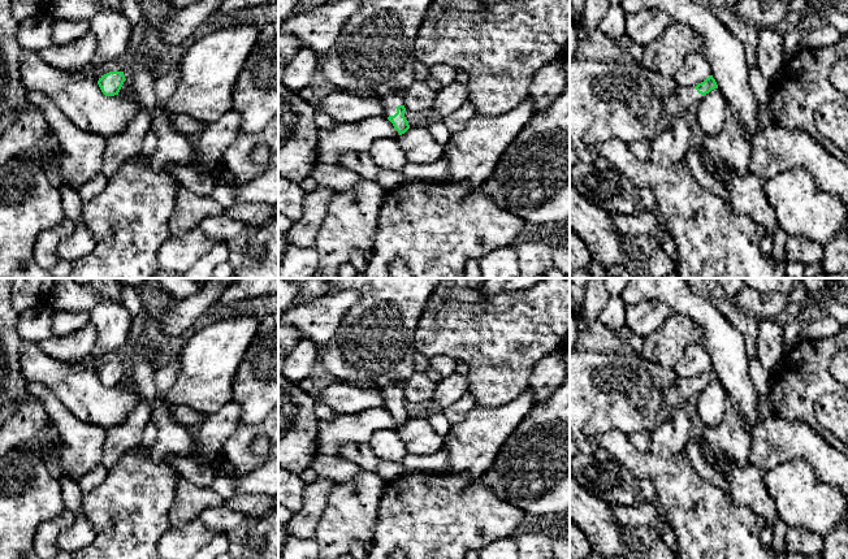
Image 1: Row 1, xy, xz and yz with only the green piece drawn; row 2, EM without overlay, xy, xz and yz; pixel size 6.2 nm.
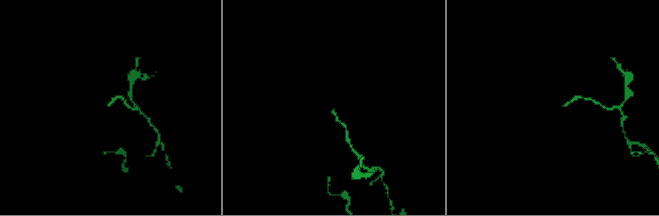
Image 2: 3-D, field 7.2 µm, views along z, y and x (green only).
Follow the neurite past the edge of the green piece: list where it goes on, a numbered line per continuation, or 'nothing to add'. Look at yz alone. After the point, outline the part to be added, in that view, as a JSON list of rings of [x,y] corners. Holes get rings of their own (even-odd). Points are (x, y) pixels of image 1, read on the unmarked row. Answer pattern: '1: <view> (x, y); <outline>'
1: yz (627, 393); [[[570,348],[570,436],[584,454],[594,452],[594,437],[610,430],[649,432],[669,421],[676,406],[695,402],[702,391],[696,377],[682,378],[633,351],[627,355]]]

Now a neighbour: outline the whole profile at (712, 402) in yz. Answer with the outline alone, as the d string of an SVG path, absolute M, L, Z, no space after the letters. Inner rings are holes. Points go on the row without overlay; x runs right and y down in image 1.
M718 380L704 386L702 391L695 398L695 403L706 428L715 428L722 424L727 402L727 393Z

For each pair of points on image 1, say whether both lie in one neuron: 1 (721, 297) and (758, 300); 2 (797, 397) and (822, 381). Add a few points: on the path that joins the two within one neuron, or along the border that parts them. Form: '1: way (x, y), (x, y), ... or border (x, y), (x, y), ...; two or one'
1: border (732, 298), (756, 319); two
2: way (804, 390), (816, 381); one

